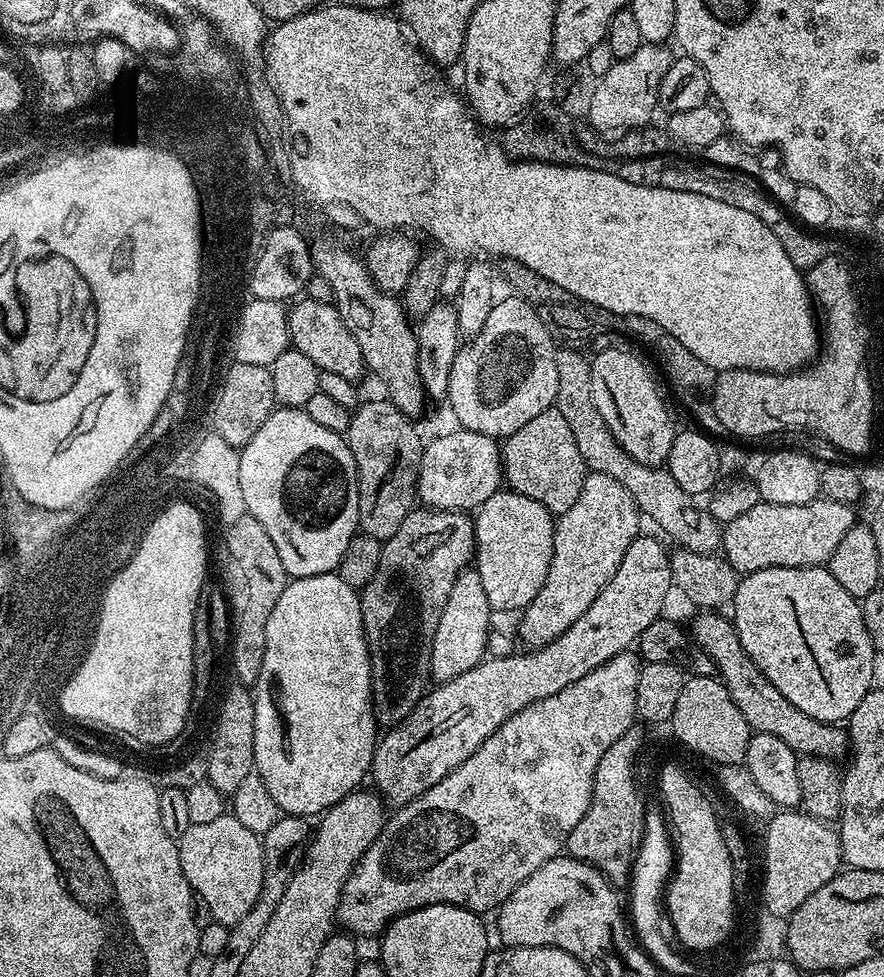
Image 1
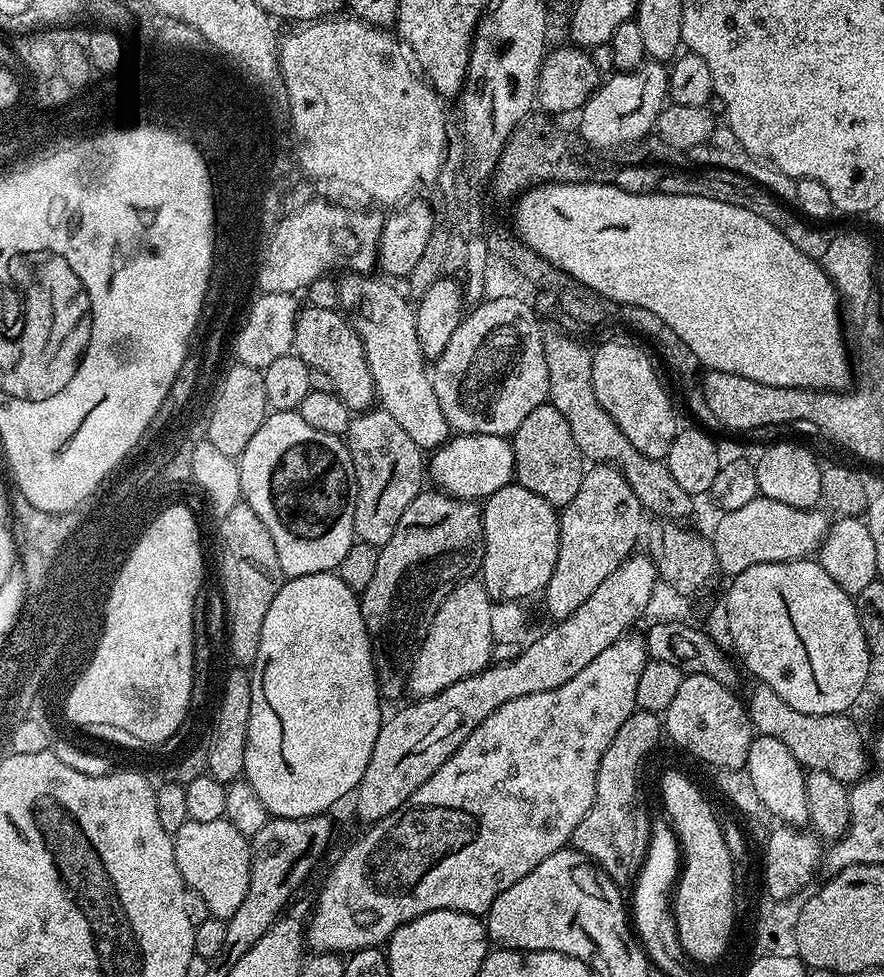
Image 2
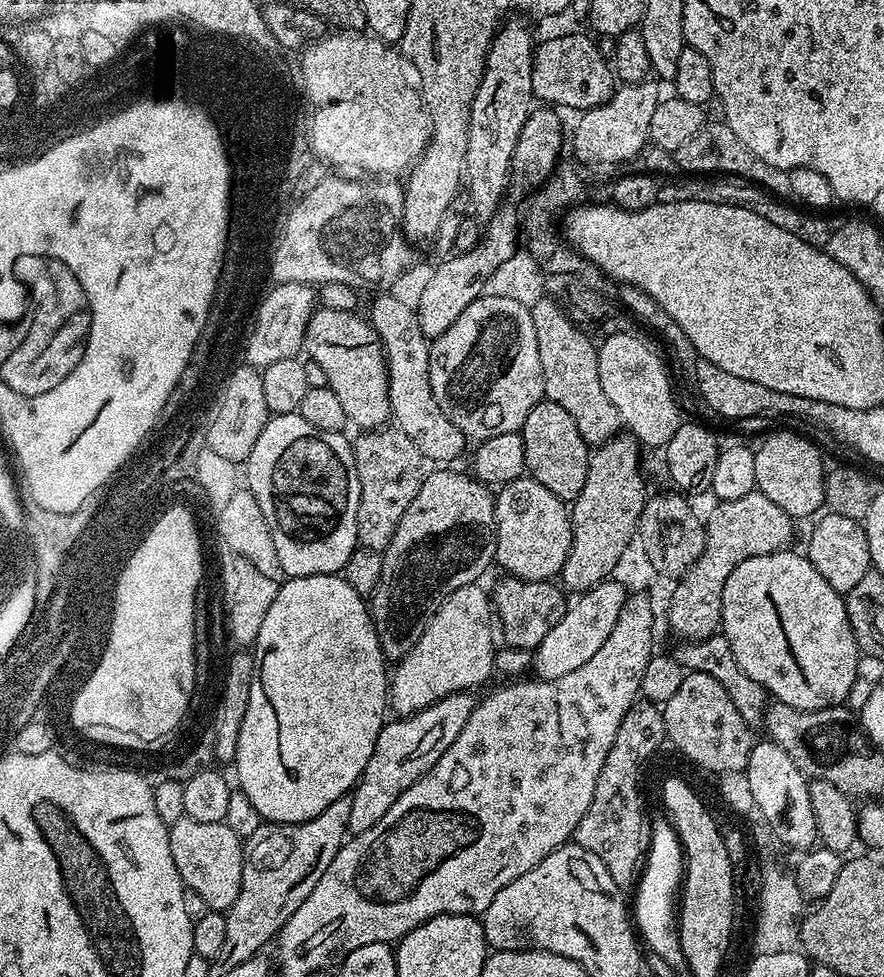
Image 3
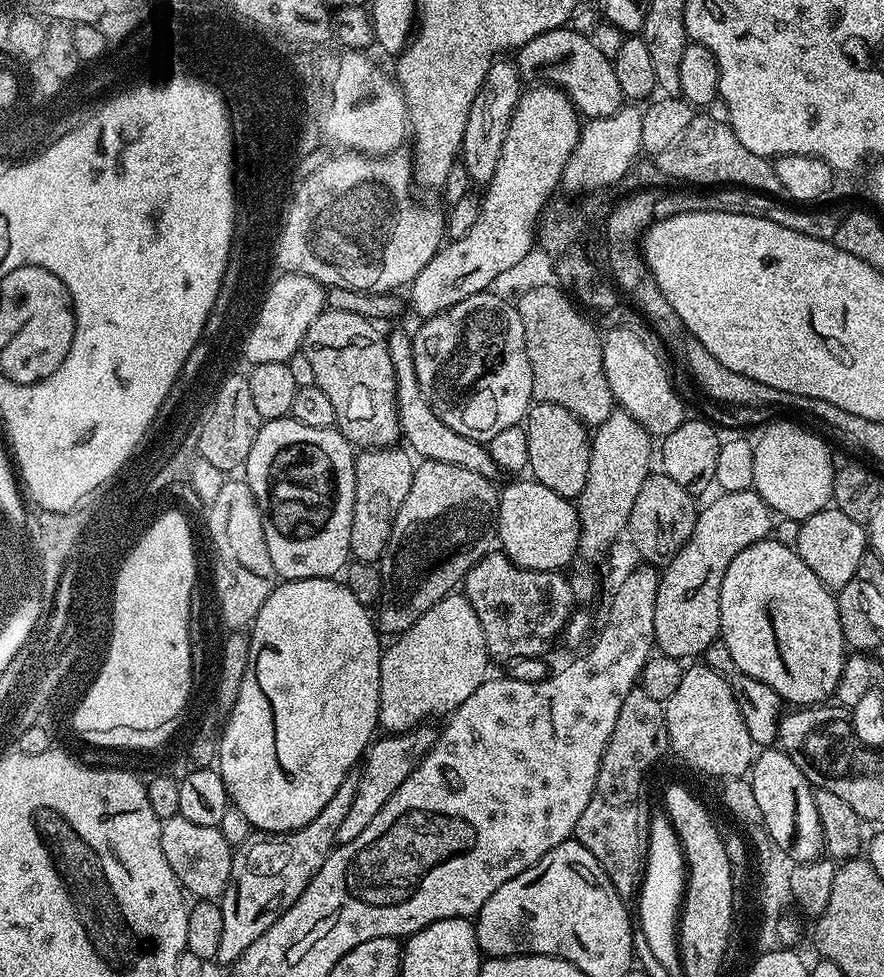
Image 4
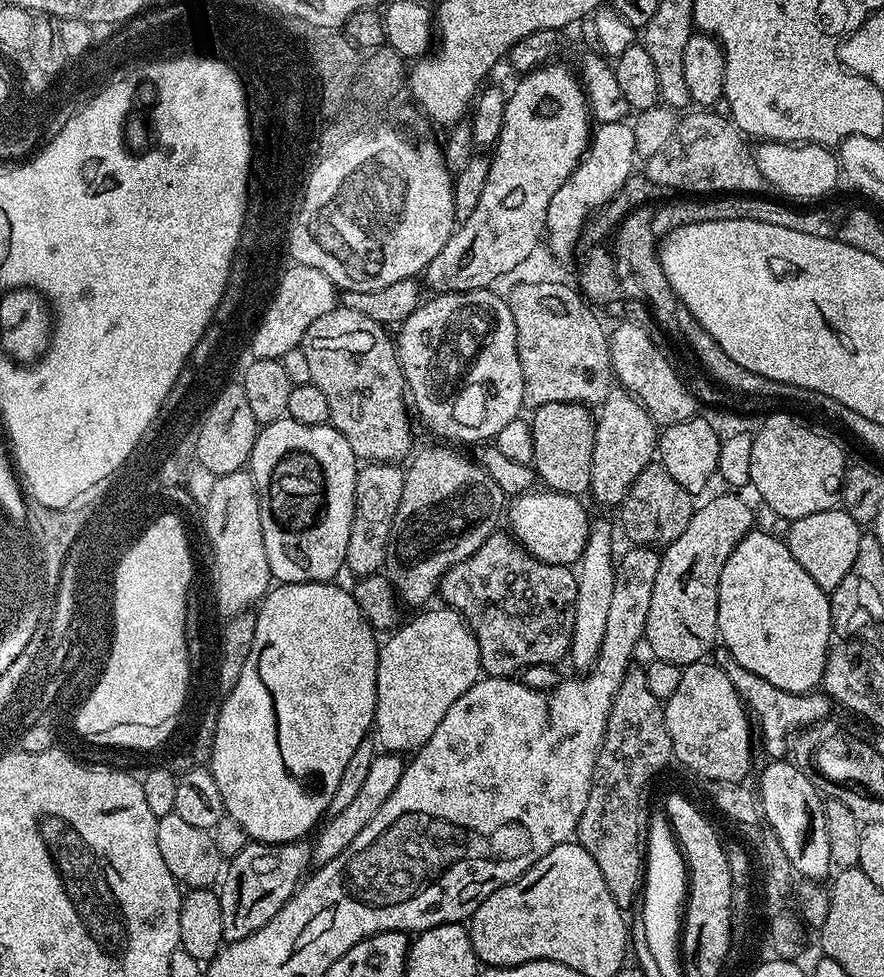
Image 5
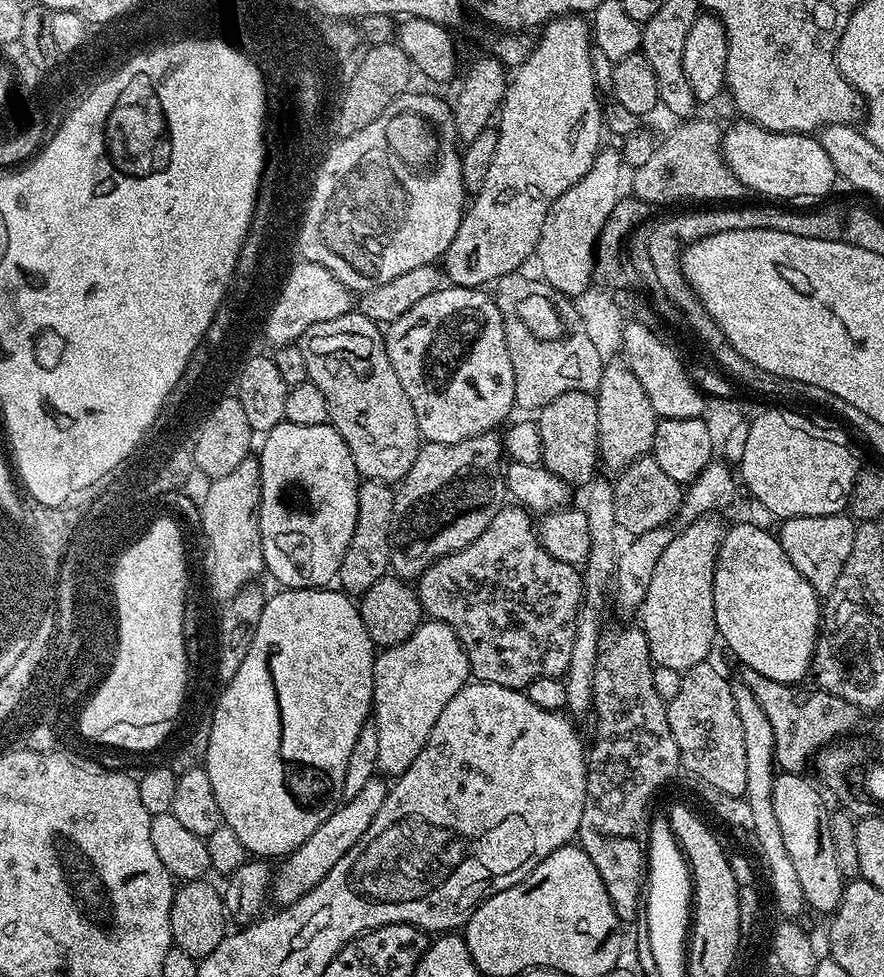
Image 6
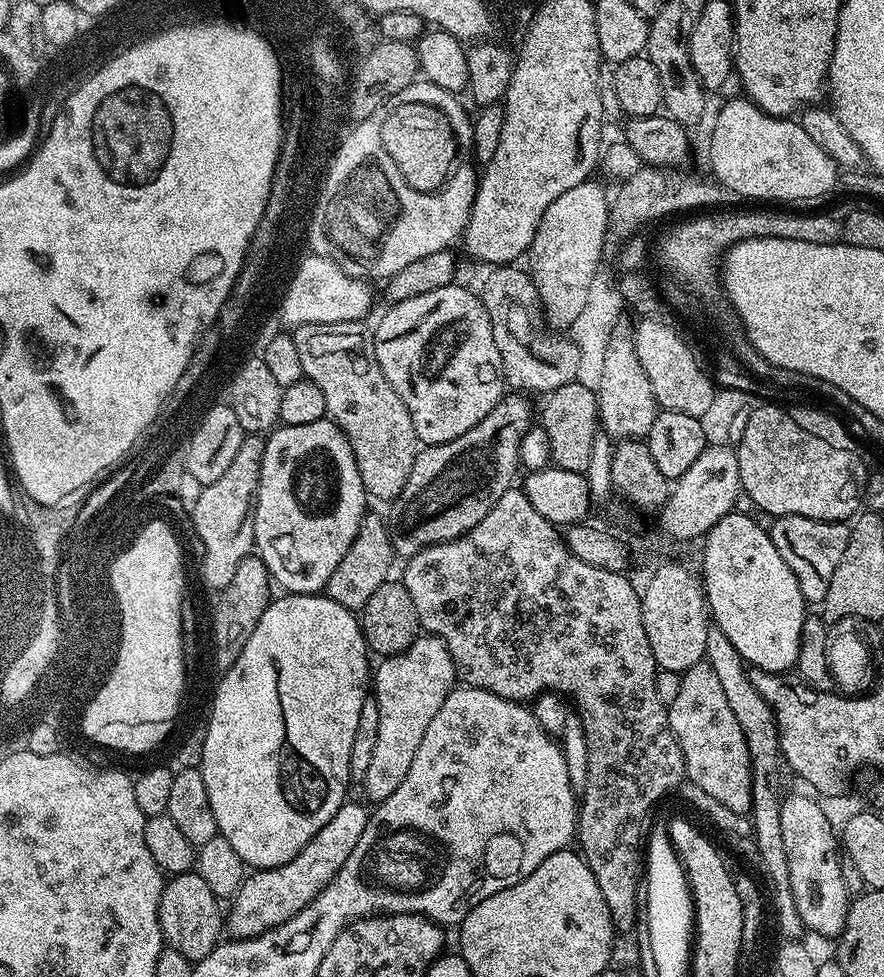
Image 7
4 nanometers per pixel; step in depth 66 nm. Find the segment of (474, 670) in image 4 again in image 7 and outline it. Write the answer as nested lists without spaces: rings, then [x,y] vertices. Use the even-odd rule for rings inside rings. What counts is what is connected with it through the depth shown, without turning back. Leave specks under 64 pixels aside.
[[[421,634],[406,650],[383,657],[374,668],[374,695],[378,702],[378,743],[370,767],[362,781],[364,792],[372,802],[390,798],[414,763],[414,753],[426,735],[434,714],[457,683],[456,667],[446,642],[431,634]]]

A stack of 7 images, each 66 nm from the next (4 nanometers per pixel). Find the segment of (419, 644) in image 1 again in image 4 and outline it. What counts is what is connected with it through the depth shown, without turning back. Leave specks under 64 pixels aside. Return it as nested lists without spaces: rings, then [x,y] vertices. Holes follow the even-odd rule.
[[[421,459],[416,464],[410,494],[398,510],[388,545],[378,561],[384,591],[378,601],[378,628],[381,633],[399,634],[410,630],[430,606],[434,606],[497,543],[496,515],[500,488],[482,474],[450,466],[450,462]]]

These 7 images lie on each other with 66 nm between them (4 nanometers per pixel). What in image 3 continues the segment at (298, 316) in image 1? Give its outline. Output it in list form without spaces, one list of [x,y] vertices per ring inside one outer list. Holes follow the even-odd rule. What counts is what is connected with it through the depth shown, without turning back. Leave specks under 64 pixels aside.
[[[317,307],[304,330],[302,348],[305,353],[308,351],[307,359],[313,360],[322,368],[327,387],[334,390],[334,394],[338,394],[338,402],[342,402],[342,410],[349,425],[357,424],[357,429],[360,430],[379,430],[389,423],[392,411],[388,397],[388,367],[384,364],[384,350],[380,347],[376,331],[363,315]]]

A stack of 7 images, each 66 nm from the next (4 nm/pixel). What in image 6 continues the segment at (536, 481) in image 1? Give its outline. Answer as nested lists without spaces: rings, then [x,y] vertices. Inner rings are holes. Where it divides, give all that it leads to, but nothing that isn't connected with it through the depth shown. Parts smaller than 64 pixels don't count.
[[[570,390],[566,394],[558,394],[554,402],[539,409],[538,423],[542,434],[542,463],[550,470],[550,474],[558,474],[569,486],[588,484],[598,472],[600,447],[598,446],[598,402],[591,392]]]

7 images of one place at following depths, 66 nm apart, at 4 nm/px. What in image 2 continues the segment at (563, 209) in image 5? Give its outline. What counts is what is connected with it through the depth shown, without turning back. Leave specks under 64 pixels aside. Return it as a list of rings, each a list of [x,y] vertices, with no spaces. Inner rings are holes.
[[[645,62],[633,72],[609,75],[578,112],[581,138],[592,148],[611,150],[643,140],[655,129],[656,119],[666,107],[668,74],[669,69],[663,63]]]

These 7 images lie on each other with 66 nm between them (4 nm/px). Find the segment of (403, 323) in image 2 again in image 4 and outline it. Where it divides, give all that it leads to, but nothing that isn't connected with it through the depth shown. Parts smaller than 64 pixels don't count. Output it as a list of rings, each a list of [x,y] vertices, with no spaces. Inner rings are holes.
[[[389,331],[386,339],[390,350],[390,362],[394,362],[396,405],[398,406],[400,435],[403,443],[417,457],[434,462],[450,462],[450,466],[462,466],[462,470],[482,474],[482,478],[493,482],[499,481],[498,478],[501,479],[502,476],[501,470],[489,454],[487,447],[479,440],[471,440],[458,434],[458,430],[450,430],[450,426],[446,426],[446,422],[442,422],[442,418],[438,418],[438,414],[434,414],[434,410],[428,405],[428,399],[420,393],[418,378],[412,365],[411,335],[407,331],[405,333]]]

